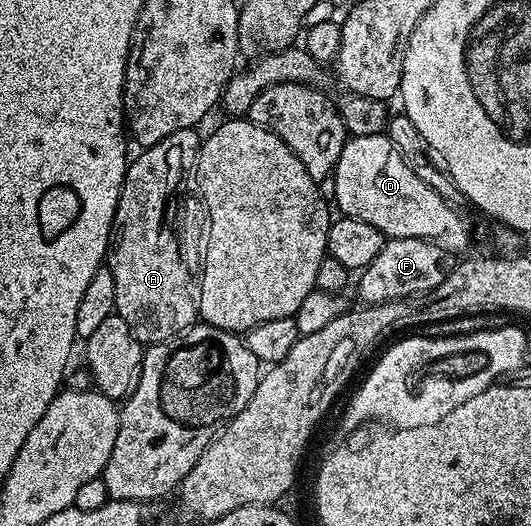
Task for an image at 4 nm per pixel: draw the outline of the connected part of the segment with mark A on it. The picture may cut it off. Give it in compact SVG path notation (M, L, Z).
M195 128L179 129L177 133L168 133L164 141L156 141L156 145L139 150L138 156L131 158L126 165L126 180L120 189L120 201L116 205L114 214L114 230L108 248L108 266L112 273L112 281L116 284L117 315L124 321L128 321L128 329L144 345L151 343L163 343L165 339L173 339L175 335L189 331L195 326L196 320L191 316L190 299L186 295L184 284L185 275L182 266L178 263L178 255L174 246L174 240L170 233L162 233L162 201L164 201L164 181L166 177L182 177L182 175L170 175L166 169L172 169L164 161L164 153L174 151L186 151L188 143L192 141L192 149L202 147L202 139Z

